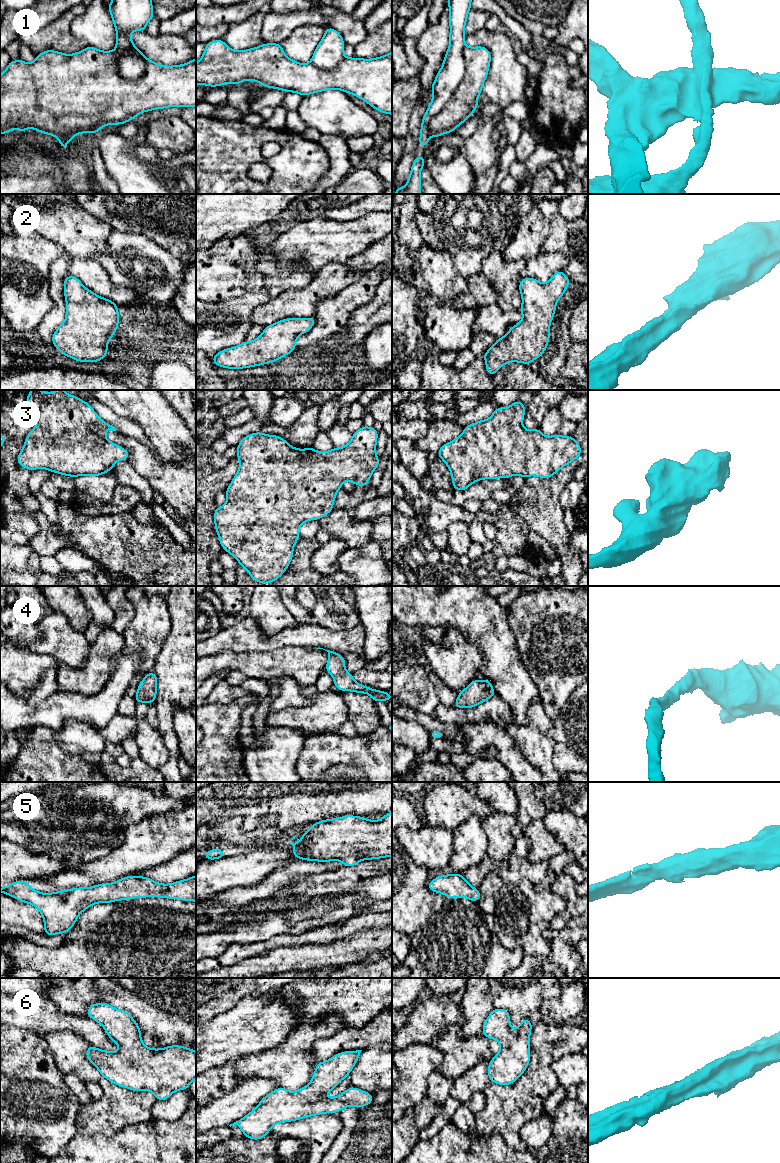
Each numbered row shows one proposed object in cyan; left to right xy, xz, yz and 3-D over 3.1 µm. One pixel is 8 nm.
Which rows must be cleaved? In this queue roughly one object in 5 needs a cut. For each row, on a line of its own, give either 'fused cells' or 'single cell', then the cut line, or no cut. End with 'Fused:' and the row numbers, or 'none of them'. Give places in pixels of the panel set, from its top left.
1: fused cells; cut in yz along (465, 46), (465, 74), (449, 100), (430, 120), (429, 135)
2: single cell; no cut
3: single cell; no cut
4: single cell; no cut
5: single cell; no cut
6: single cell; no cut
Fused: 1

